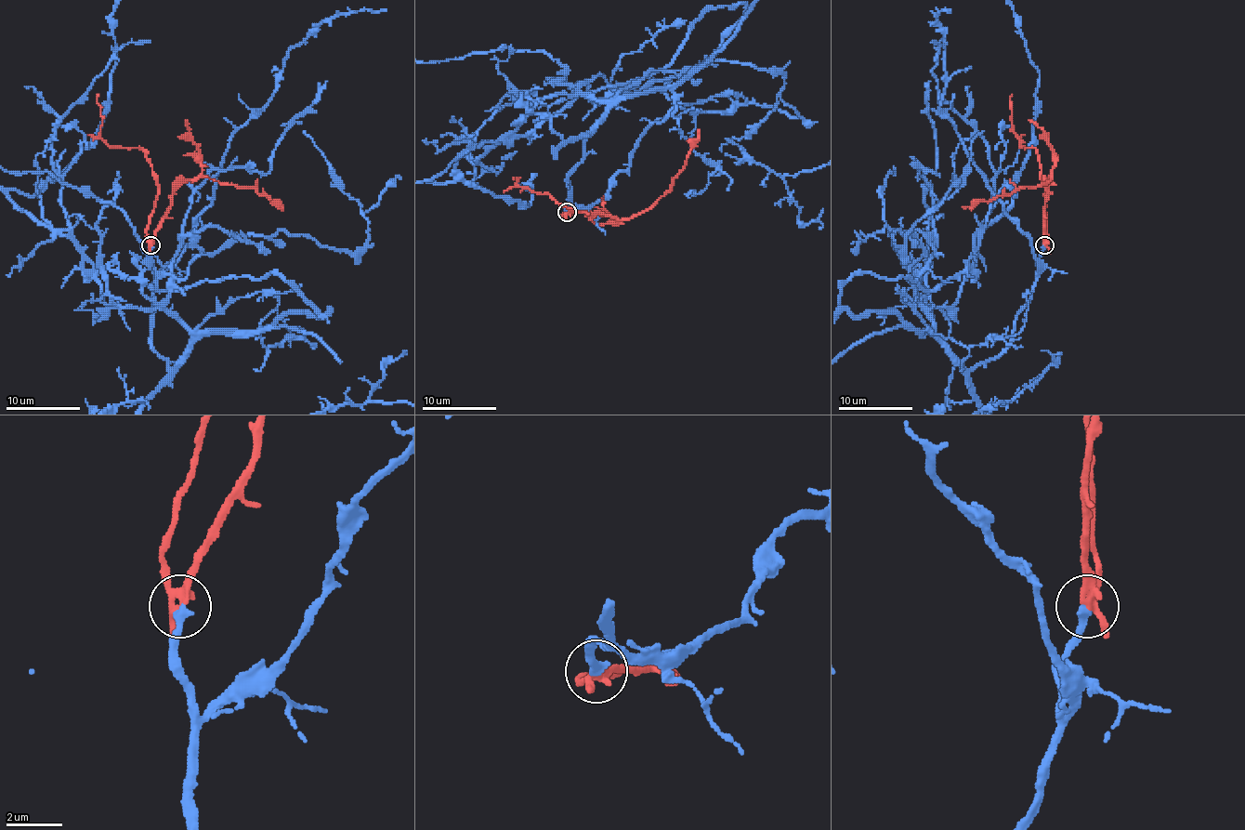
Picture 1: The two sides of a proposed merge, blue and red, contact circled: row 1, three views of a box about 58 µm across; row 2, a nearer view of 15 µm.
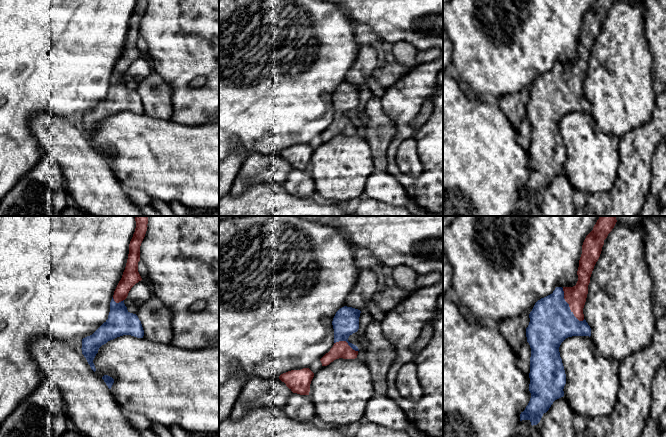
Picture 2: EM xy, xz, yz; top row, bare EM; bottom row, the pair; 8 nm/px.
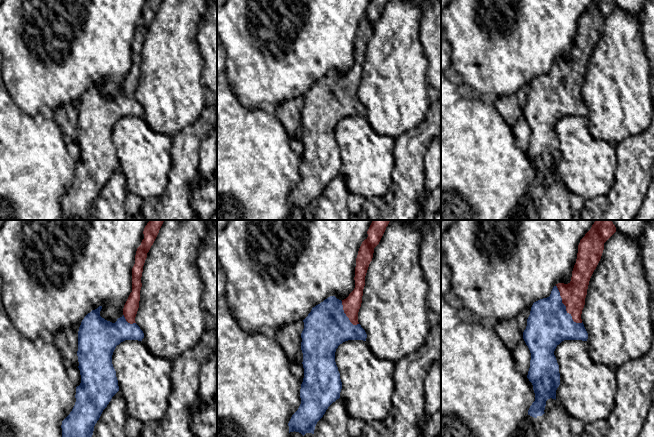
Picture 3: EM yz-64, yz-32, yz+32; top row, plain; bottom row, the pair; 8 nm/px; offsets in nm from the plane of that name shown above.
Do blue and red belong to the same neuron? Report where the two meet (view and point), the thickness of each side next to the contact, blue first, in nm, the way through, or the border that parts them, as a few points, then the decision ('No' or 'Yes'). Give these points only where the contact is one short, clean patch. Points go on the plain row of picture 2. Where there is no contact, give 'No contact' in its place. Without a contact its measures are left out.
Touches blue at yz (568, 82). Thickness 360 nm (blue) against 170 nm. Yes

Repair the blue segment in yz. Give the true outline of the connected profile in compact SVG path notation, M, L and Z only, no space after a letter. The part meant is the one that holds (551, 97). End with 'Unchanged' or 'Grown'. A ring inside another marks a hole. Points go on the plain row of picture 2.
M594 1L582 21L576 61L556 63L552 70L538 76L529 90L526 113L531 124L531 174L520 190L520 197L529 196L532 202L537 201L553 178L564 172L566 150L559 123L568 113L591 112L583 84L592 47L600 33L604 16L614 2Z. Grown

